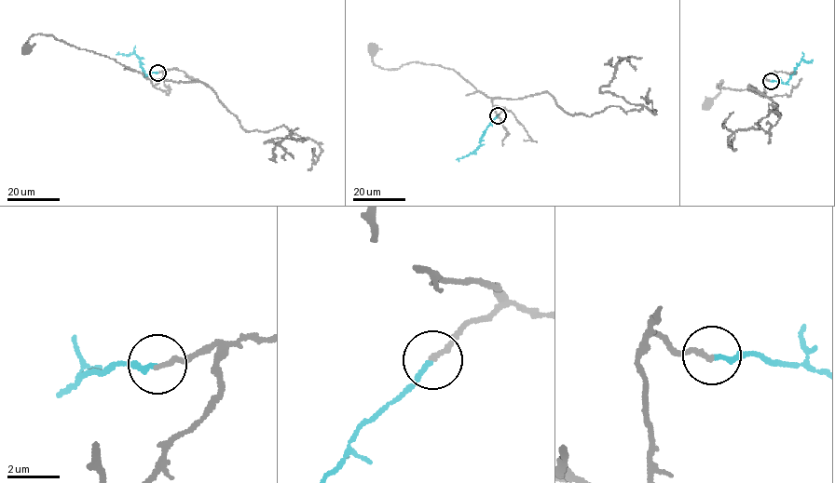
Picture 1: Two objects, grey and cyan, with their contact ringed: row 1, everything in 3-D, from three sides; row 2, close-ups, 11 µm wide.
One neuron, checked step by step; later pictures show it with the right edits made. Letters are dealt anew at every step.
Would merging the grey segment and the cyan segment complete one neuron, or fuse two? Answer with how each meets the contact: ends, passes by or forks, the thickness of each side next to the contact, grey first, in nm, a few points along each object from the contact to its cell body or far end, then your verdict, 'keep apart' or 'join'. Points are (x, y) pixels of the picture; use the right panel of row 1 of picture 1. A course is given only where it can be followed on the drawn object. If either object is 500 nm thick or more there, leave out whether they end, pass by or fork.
grey ends there; cyan ends there; 190 nm thick on the grey side, 200 nm on the other; grey runs (771, 81), (763, 81), (764, 96), (762, 97), (749, 89), (717, 87), (721, 80), (719, 92), (707, 104); cyan runs (771, 81), (785, 83), (802, 60), (812, 63); join

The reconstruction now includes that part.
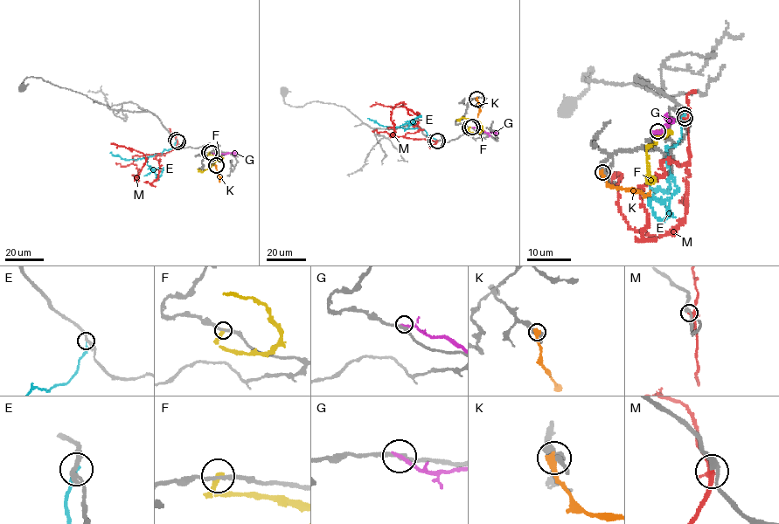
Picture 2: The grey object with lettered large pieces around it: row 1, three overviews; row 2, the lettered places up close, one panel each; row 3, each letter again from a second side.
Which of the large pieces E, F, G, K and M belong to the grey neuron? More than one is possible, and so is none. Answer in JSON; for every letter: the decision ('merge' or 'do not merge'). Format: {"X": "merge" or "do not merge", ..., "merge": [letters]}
{"E": "do not merge", "F": "do not merge", "G": "do not merge", "K": "do not merge", "M": "merge", "merge": ["M"]}

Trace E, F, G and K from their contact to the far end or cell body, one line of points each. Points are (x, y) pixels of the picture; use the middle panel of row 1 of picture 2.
E: (435, 141), (423, 129), (404, 130), (419, 116), (405, 121)
F: (469, 127), (468, 130), (479, 132), (482, 128), (476, 120), (462, 117), (456, 120)
G: (473, 127), (497, 134)
K: (476, 99), (478, 117)

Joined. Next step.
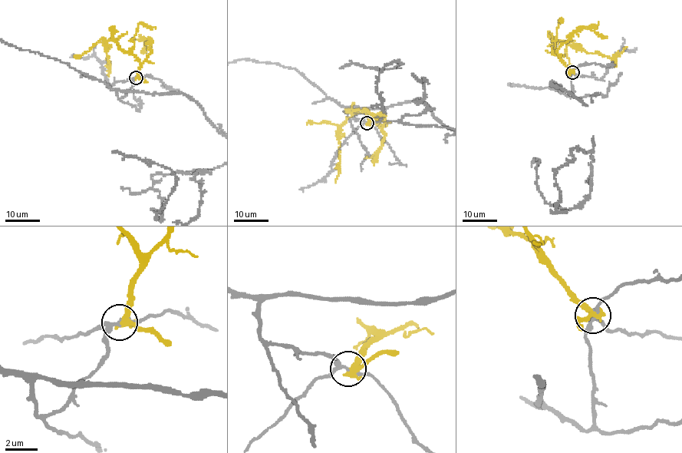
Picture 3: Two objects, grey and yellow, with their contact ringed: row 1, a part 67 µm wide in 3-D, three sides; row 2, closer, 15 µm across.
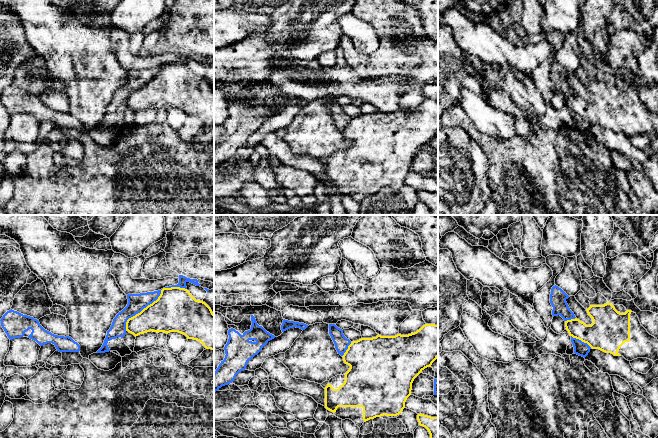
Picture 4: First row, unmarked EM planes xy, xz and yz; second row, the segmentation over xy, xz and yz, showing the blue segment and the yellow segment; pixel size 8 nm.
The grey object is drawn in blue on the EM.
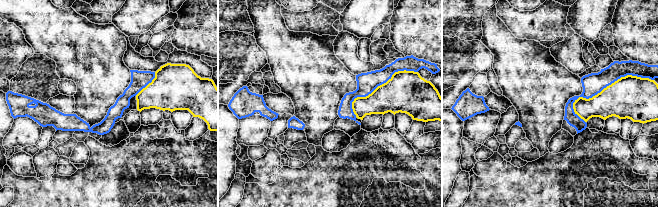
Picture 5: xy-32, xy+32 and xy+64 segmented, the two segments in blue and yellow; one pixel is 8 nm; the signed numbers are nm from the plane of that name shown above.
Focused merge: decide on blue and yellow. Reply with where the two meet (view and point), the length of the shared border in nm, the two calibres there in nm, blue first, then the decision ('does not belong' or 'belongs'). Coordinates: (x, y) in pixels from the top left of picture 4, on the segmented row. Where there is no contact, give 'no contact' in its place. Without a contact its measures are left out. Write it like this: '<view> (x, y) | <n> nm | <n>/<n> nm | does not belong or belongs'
xy (141, 310) | 440 nm | 140/320 nm | does not belong

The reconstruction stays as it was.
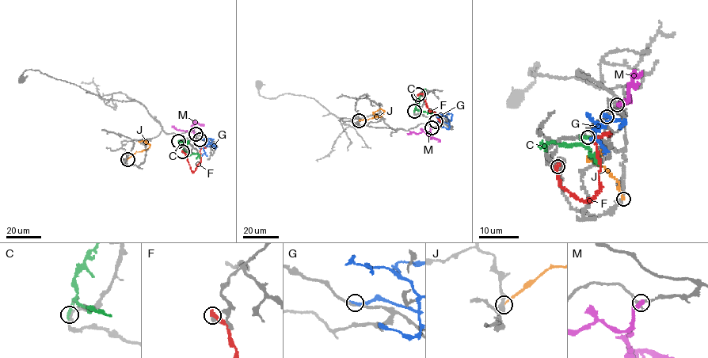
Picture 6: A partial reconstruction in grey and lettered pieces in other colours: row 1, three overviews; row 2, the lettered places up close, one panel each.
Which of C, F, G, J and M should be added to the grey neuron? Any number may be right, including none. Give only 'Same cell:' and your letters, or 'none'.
Same cell: none

